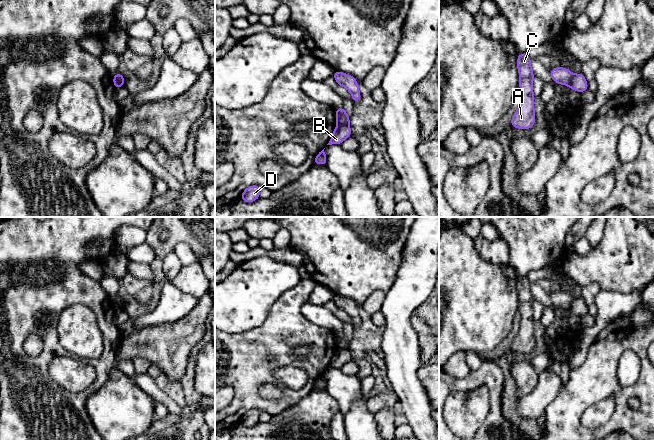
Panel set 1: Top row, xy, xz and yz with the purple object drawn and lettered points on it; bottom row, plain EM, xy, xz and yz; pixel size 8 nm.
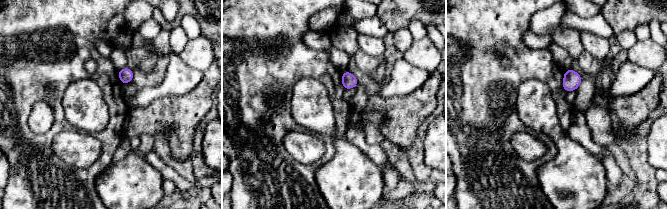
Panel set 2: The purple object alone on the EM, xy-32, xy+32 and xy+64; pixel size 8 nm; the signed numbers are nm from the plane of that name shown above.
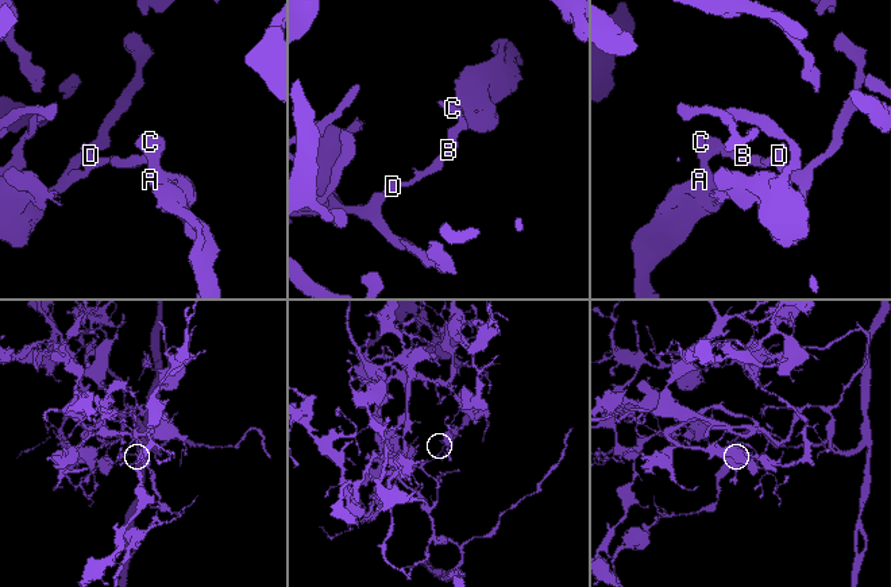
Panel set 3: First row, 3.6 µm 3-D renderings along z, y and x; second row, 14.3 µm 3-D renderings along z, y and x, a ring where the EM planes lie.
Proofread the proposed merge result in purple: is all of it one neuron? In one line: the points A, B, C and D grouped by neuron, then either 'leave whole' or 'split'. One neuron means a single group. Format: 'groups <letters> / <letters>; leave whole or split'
groups A C / B D; split

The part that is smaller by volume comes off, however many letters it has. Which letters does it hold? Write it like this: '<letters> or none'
A, C

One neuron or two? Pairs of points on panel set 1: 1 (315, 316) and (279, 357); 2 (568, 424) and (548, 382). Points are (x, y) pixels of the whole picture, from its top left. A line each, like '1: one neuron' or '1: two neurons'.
1: two neurons
2: two neurons

